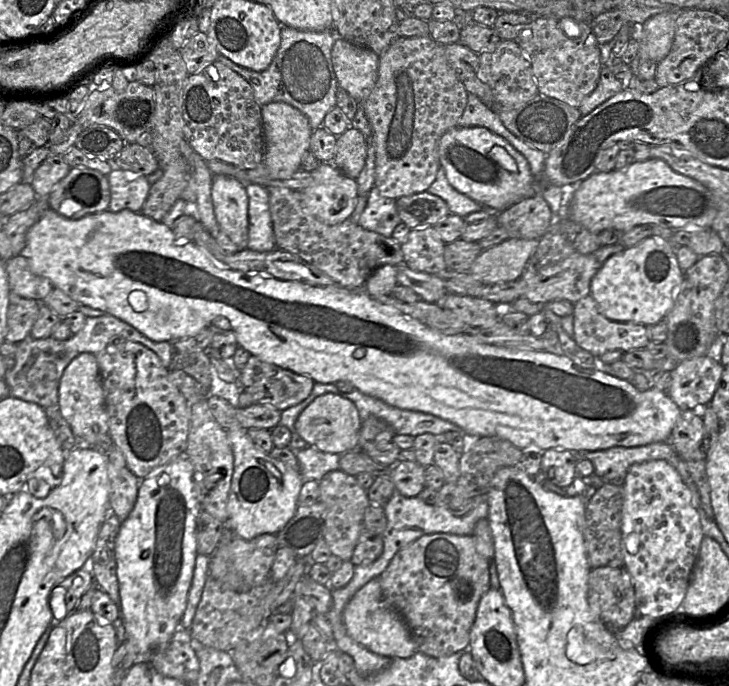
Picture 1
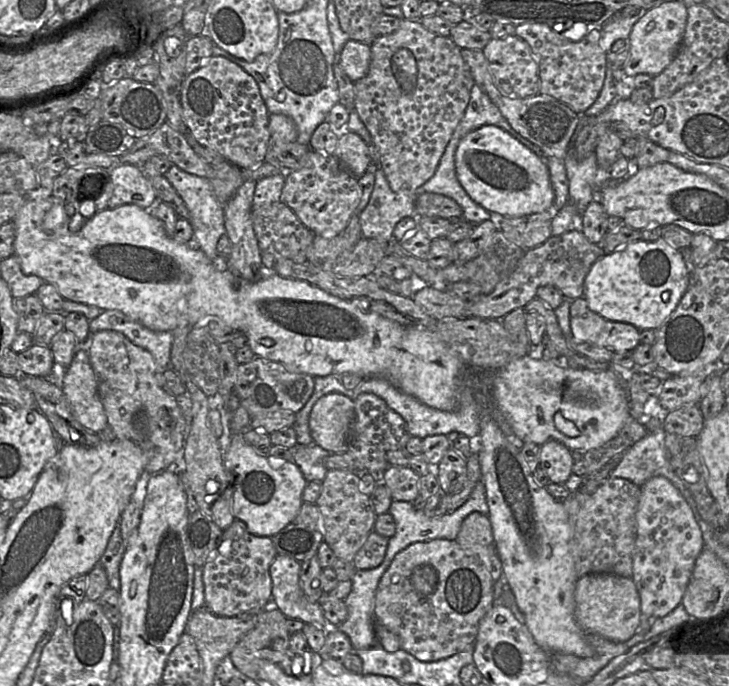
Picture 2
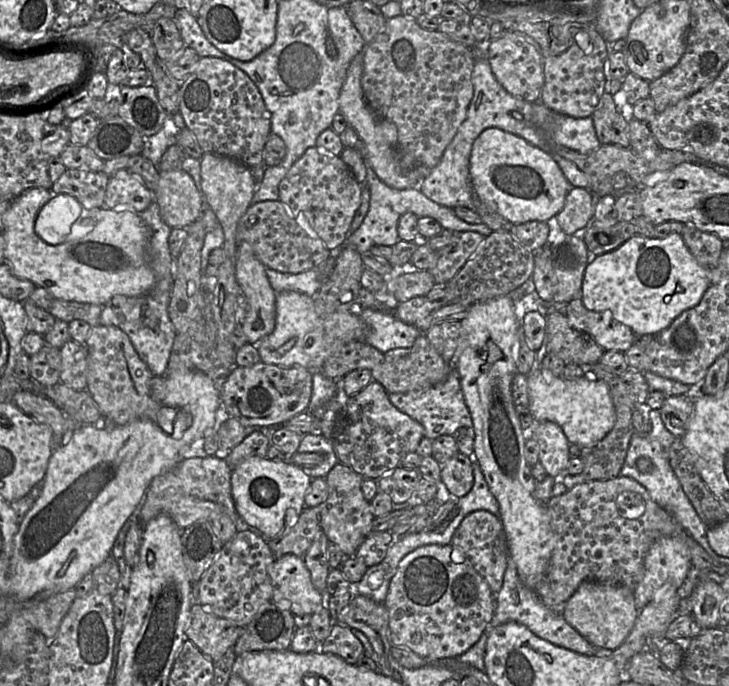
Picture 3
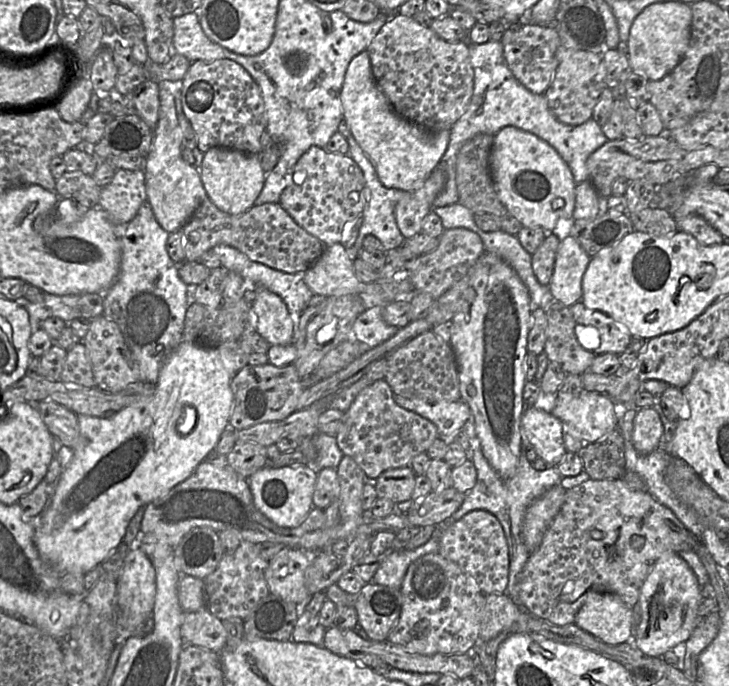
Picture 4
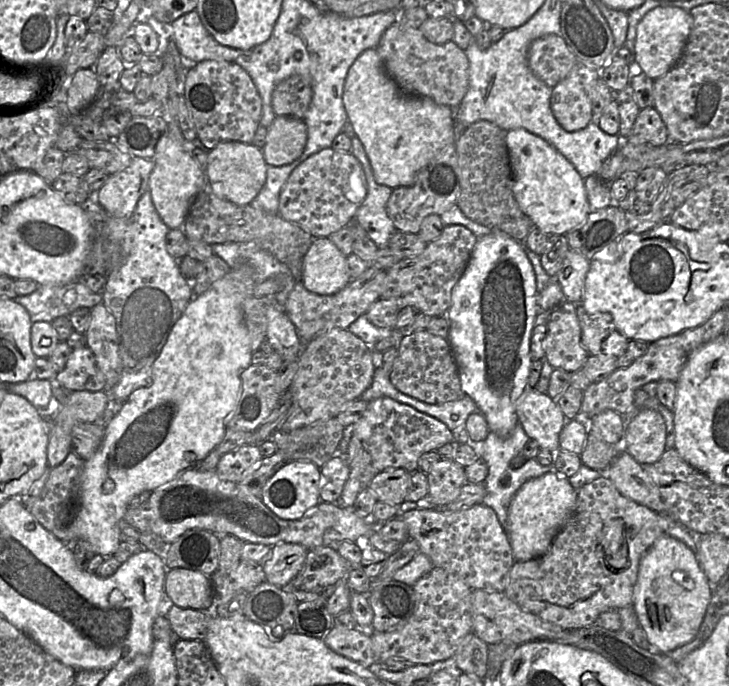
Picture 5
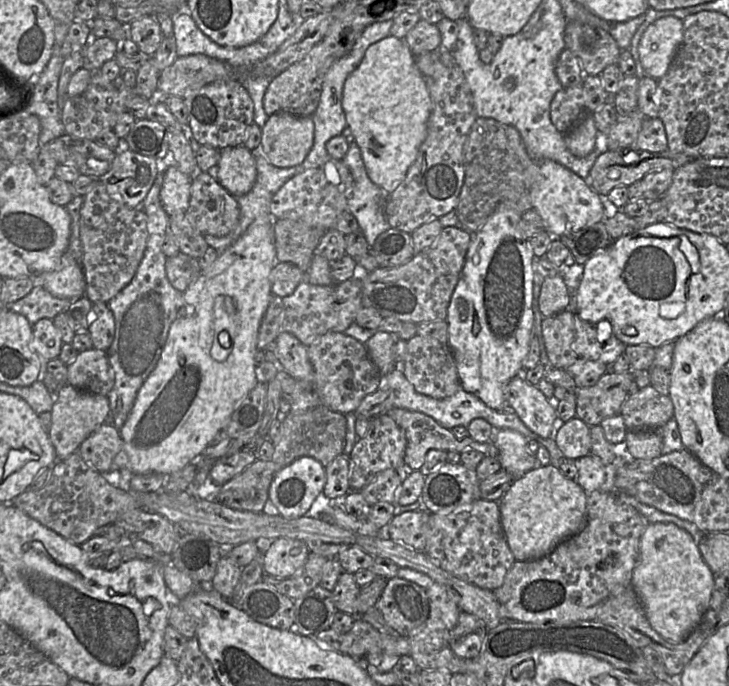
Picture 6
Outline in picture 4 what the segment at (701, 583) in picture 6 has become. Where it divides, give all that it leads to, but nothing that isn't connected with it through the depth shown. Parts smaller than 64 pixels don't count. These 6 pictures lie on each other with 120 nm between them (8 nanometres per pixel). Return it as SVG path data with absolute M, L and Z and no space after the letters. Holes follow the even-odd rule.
M663 553L646 577L640 597L641 621L634 632L634 644L645 655L661 657L667 651L681 647L697 625L697 610L702 600L702 588L687 562L678 553Z

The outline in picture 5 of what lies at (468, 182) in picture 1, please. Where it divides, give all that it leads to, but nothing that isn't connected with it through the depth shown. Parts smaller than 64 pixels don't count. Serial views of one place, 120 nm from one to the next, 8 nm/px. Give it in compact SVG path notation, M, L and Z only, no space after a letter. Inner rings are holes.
M523 128L506 133L513 176L513 194L523 212L547 235L565 235L582 224L591 212L584 179L558 150Z

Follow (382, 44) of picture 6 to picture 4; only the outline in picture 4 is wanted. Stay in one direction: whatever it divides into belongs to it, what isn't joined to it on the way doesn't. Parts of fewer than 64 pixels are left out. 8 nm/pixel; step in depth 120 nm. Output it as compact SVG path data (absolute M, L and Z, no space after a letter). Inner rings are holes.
M362 51L350 61L340 99L344 120L373 164L382 185L403 191L421 188L445 154L450 130L430 132L397 114L375 82L367 51Z

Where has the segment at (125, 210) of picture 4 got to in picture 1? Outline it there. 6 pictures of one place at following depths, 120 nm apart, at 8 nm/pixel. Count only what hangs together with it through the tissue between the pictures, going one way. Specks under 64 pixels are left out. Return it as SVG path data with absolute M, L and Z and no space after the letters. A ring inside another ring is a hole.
M112 170L108 175L111 200L108 210L119 212L129 209L132 212L141 212L149 195L151 184L147 176L140 175L132 181L124 176L124 170Z

